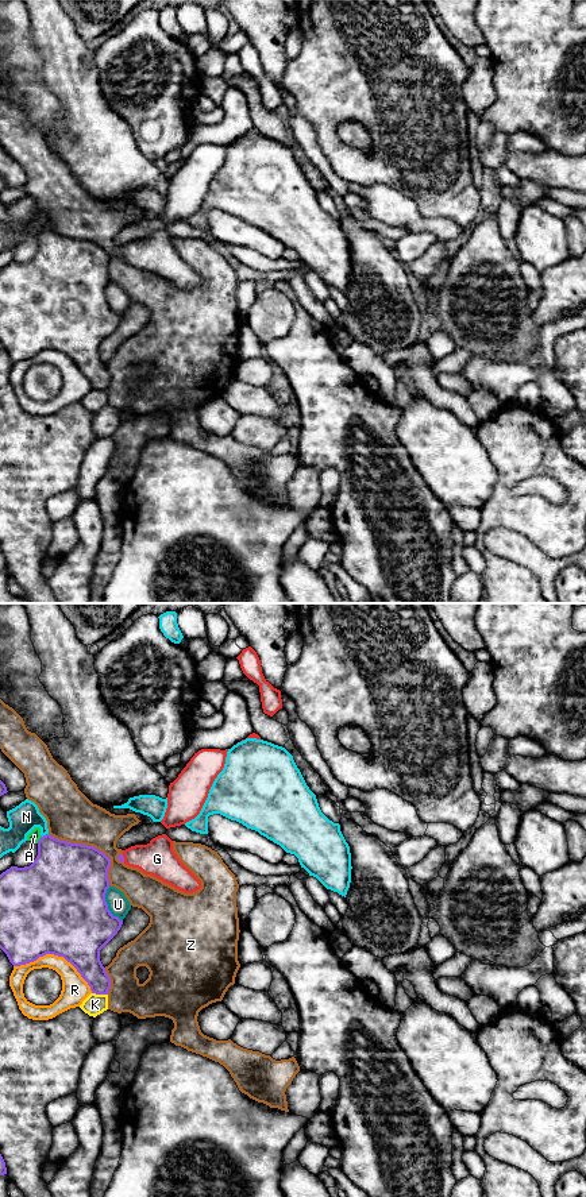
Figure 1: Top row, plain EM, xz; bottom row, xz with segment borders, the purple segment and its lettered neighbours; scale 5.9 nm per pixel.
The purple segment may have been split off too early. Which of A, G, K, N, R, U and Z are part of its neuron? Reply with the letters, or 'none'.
G

